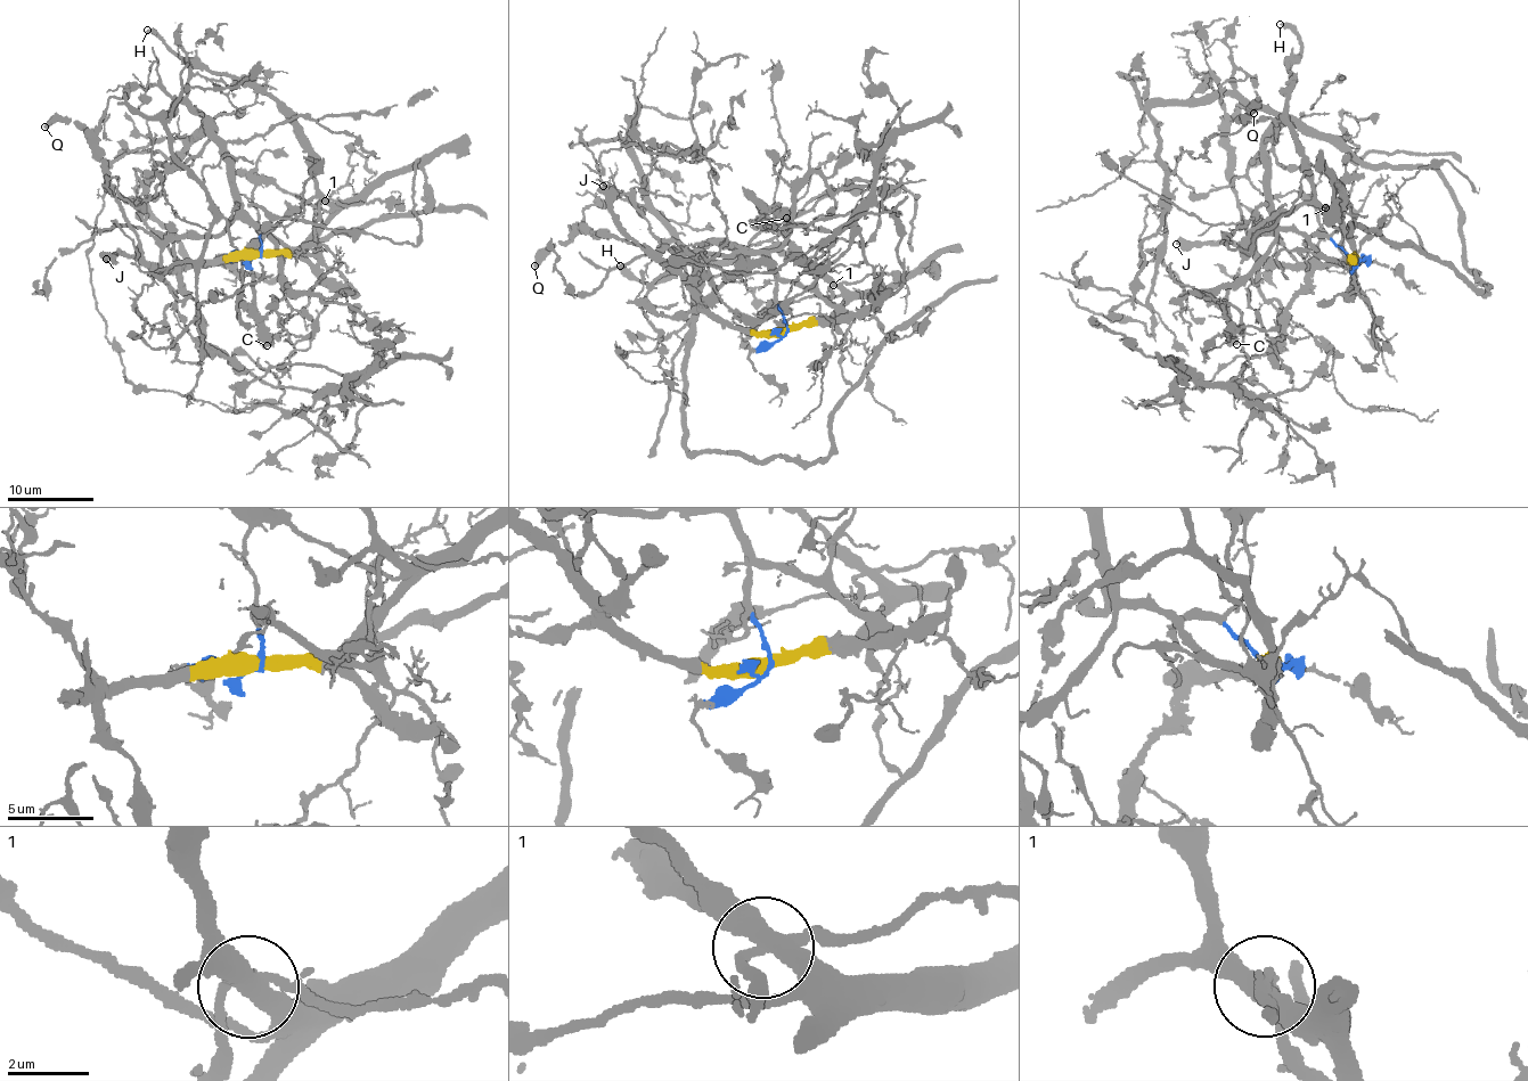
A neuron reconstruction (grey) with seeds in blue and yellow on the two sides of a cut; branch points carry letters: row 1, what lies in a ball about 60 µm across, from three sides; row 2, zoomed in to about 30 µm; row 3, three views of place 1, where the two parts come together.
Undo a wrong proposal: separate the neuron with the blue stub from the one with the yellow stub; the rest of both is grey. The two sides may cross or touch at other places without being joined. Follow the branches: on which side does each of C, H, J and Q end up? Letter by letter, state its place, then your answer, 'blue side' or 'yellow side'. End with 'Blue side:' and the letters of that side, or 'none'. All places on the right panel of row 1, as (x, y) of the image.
C: (1236, 344) | yellow side
H: (1280, 24) | yellow side
J: (1176, 244) | yellow side
Q: (1253, 113) | yellow side
Blue side: none

